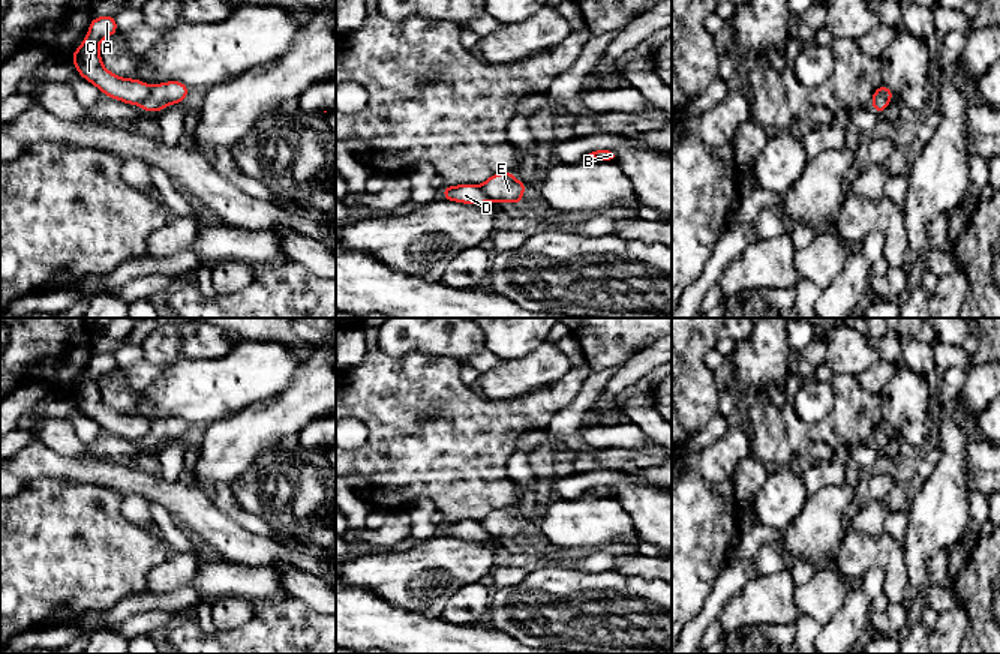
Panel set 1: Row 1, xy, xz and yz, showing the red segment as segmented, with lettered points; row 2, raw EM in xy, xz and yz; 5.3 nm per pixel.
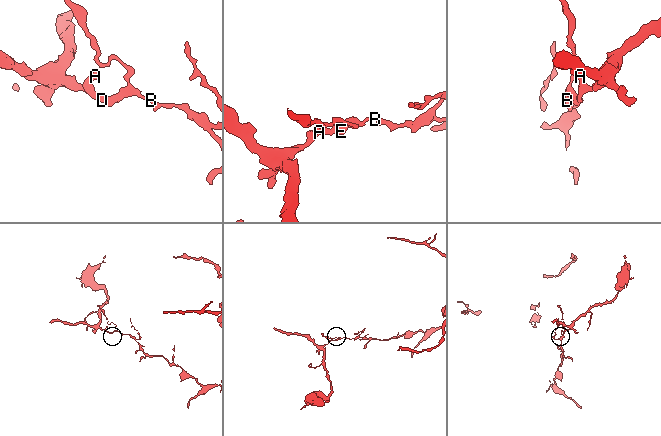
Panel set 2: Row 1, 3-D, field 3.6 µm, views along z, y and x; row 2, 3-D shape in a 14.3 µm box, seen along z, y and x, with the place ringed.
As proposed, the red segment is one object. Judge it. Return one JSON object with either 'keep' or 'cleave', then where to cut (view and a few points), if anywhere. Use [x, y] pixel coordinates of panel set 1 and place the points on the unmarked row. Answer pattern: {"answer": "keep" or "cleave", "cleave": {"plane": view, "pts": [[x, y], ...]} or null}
{"answer": "cleave", "cleave": {"plane": "xy", "pts": [[150, 423], [150, 428], [140, 440]]}}

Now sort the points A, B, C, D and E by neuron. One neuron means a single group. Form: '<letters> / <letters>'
A C D / B E

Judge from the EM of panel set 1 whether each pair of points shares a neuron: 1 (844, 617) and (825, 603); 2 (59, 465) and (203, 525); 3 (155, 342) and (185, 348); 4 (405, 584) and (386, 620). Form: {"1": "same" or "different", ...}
{"1": "different", "2": "same", "3": "same", "4": "different"}

